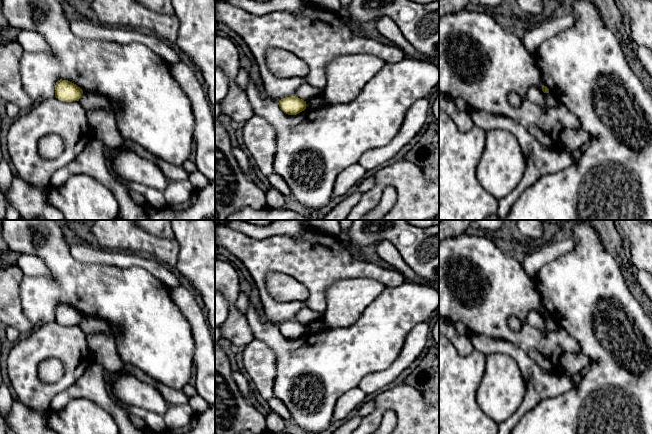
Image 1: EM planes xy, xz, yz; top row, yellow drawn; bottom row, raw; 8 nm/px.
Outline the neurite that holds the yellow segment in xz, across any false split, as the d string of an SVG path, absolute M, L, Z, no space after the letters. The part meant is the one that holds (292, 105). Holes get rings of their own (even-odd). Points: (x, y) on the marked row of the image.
M296 96L285 97L279 100L278 105L288 115L296 115L306 109L306 101Z

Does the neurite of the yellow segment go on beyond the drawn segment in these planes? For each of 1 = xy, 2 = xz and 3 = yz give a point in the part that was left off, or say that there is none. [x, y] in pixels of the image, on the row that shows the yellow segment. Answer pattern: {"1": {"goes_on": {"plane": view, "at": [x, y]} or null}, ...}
{"1": {"goes_on": null}, "2": {"goes_on": null}, "3": {"goes_on": null}}

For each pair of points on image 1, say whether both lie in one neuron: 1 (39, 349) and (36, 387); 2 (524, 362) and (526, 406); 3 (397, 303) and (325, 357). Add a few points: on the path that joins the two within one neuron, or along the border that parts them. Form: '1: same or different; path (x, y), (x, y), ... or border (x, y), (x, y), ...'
1: same; path (31, 358), (31, 378)
2: same; path (533, 373), (533, 395)
3: same; path (380, 321), (347, 354), (343, 355)

